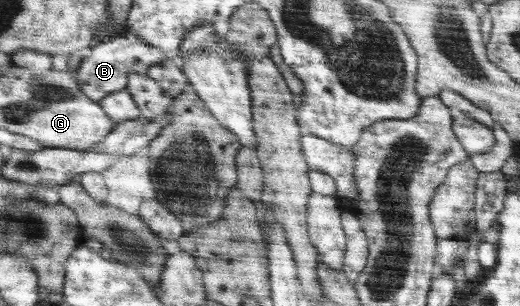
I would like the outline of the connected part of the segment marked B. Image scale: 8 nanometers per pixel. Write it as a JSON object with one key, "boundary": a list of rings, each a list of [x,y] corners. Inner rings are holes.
{"boundary":[[[125,30],[121,35],[93,47],[90,55],[82,60],[75,79],[79,83],[81,90],[90,99],[99,103],[108,93],[124,89],[129,73],[144,75],[151,65],[156,65],[167,58],[173,59],[178,67],[183,67],[183,57],[180,54],[170,57],[167,51],[152,47],[142,38]]]}

